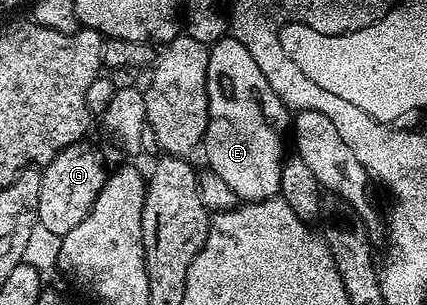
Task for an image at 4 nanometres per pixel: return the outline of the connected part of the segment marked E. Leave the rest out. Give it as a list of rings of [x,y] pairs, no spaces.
[[[224,37],[210,44],[207,52],[207,128],[203,134],[201,151],[207,154],[206,166],[229,185],[239,201],[259,203],[279,195],[283,155],[283,134],[289,131],[289,110],[269,89],[269,81],[253,61],[253,51],[244,40]]]

